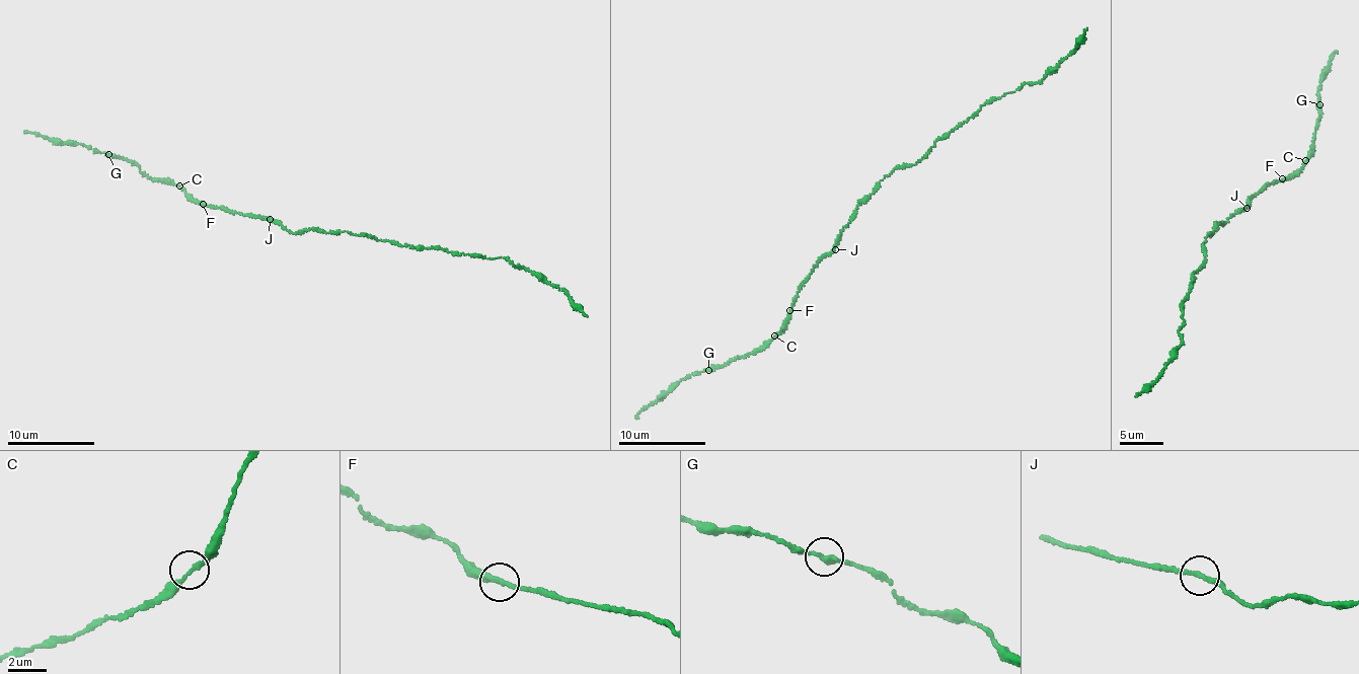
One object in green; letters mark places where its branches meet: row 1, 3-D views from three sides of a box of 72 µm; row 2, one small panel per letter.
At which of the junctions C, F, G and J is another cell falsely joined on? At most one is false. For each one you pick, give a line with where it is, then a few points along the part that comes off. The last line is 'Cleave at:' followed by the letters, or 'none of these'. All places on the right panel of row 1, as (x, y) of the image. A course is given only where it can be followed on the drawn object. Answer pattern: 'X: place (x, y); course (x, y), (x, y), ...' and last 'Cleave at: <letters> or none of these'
Cleave at: none of these

